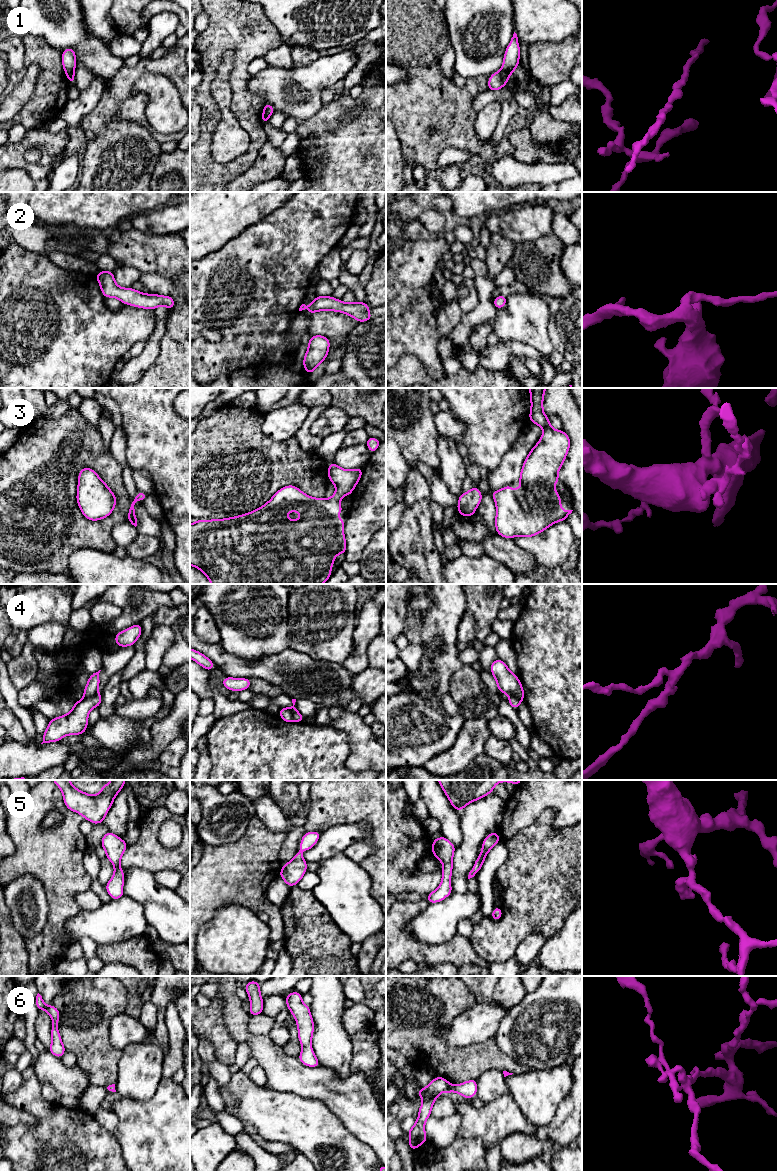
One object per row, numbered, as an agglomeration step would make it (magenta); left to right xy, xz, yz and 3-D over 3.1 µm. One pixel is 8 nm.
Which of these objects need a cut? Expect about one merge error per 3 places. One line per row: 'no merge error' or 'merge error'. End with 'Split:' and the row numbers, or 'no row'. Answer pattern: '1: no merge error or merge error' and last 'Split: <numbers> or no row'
1: merge error
2: no merge error
3: no merge error
4: merge error
5: no merge error
6: no merge error
Split: 1, 4

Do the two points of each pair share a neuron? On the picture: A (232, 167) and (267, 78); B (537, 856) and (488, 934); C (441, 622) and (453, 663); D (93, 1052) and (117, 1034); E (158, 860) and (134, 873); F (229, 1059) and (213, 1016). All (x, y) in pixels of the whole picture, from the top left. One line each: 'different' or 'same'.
A: different
B: same
C: same
D: different
E: different
F: same

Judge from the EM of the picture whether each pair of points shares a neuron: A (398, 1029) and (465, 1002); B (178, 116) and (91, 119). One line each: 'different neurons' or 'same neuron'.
A: same neuron
B: different neurons

